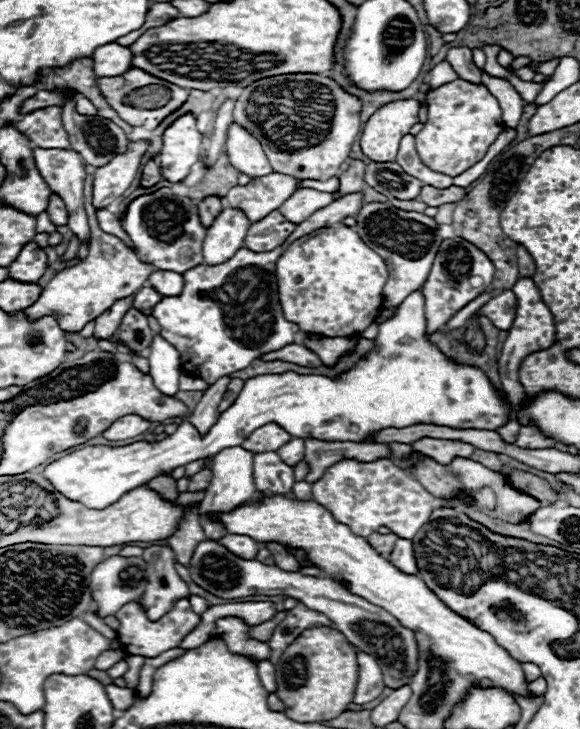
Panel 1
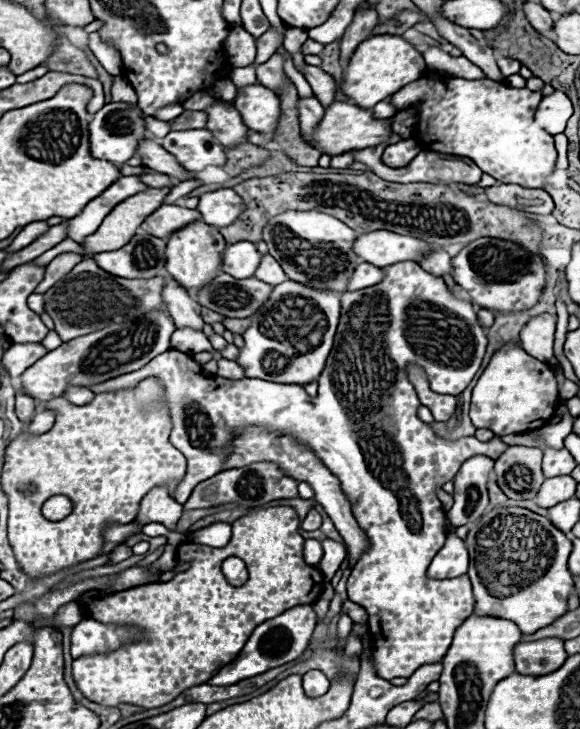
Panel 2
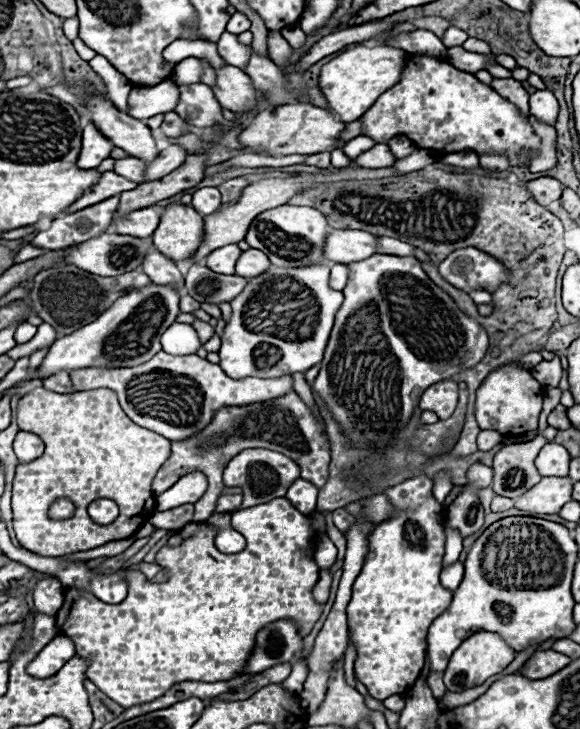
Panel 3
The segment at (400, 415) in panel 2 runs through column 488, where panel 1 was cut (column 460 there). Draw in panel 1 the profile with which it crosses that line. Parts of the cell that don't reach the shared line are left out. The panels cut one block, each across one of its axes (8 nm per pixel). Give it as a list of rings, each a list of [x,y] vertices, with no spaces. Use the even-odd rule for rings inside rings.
[[[420,438],[412,443],[411,447],[442,465],[450,464],[456,456],[470,458],[470,454],[474,452],[472,444],[460,440],[438,440],[438,438]]]

